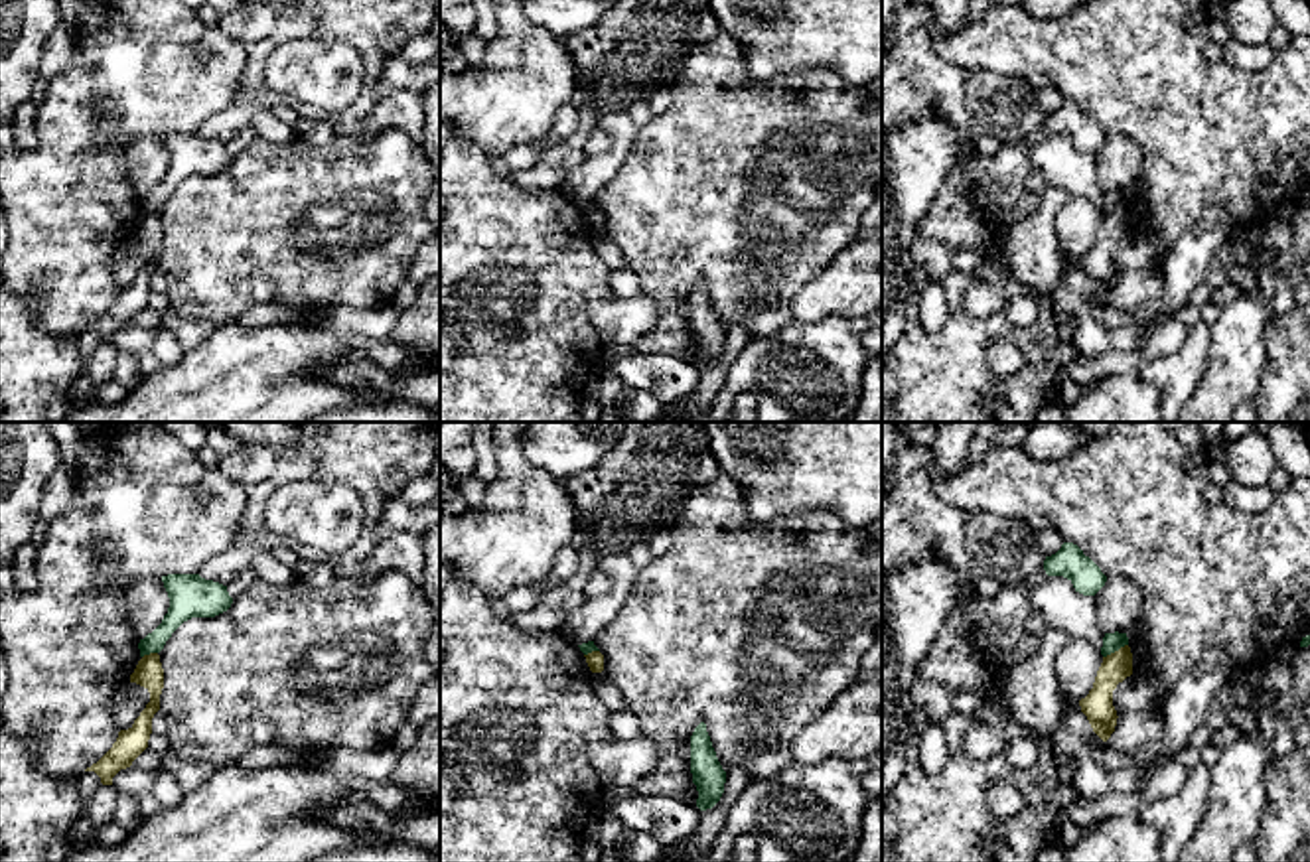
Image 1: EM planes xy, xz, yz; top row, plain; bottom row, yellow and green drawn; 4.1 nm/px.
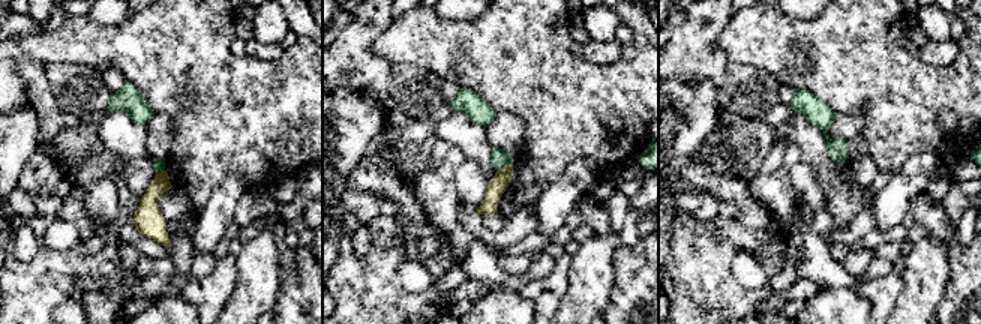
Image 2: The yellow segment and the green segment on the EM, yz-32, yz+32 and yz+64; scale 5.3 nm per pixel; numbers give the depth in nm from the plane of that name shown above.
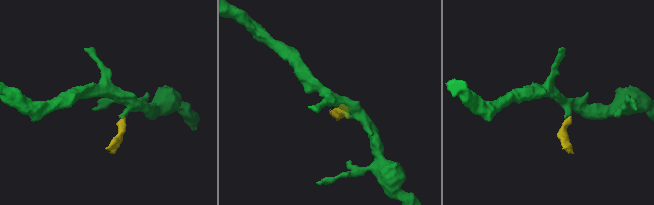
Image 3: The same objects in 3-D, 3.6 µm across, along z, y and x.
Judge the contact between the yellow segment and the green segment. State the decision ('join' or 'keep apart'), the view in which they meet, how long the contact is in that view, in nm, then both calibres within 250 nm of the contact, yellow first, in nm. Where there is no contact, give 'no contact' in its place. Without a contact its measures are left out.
keep apart | yz | 120 nm | 120/80 nm

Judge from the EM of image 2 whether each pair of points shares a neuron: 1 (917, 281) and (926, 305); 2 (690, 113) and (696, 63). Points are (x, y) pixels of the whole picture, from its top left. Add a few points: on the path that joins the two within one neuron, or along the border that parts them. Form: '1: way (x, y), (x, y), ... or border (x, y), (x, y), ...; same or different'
1: way (918, 287), (921, 299); same
2: border (674, 78), (689, 83), (708, 80), (717, 90); different

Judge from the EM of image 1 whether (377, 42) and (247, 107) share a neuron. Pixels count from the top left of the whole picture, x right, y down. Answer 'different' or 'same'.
same

